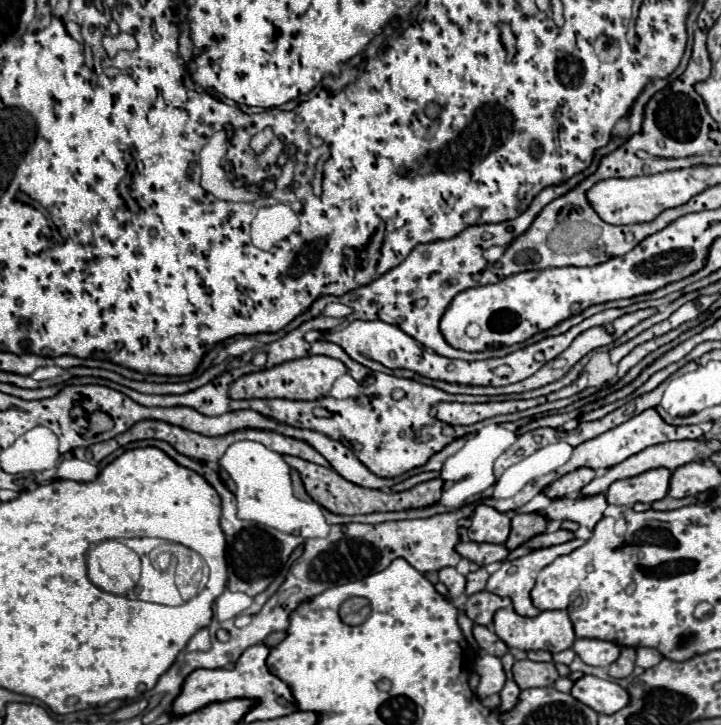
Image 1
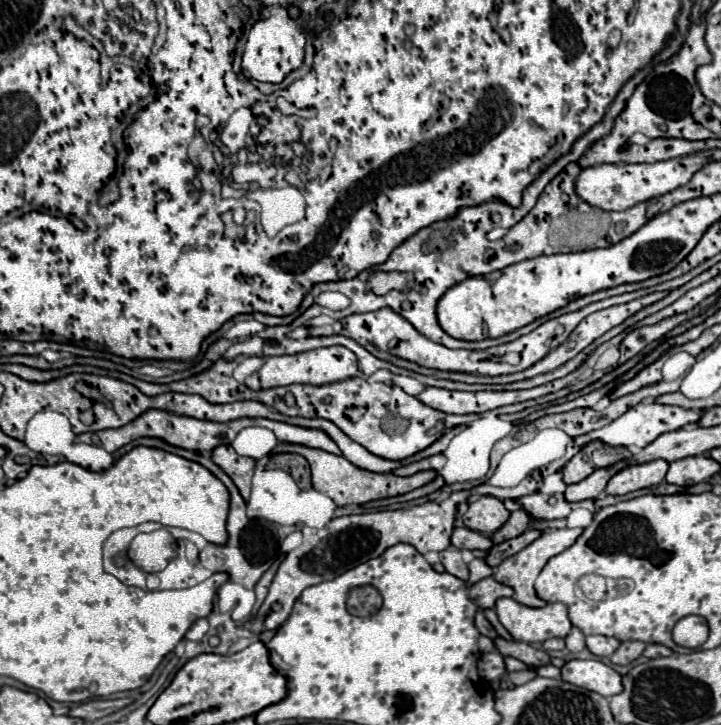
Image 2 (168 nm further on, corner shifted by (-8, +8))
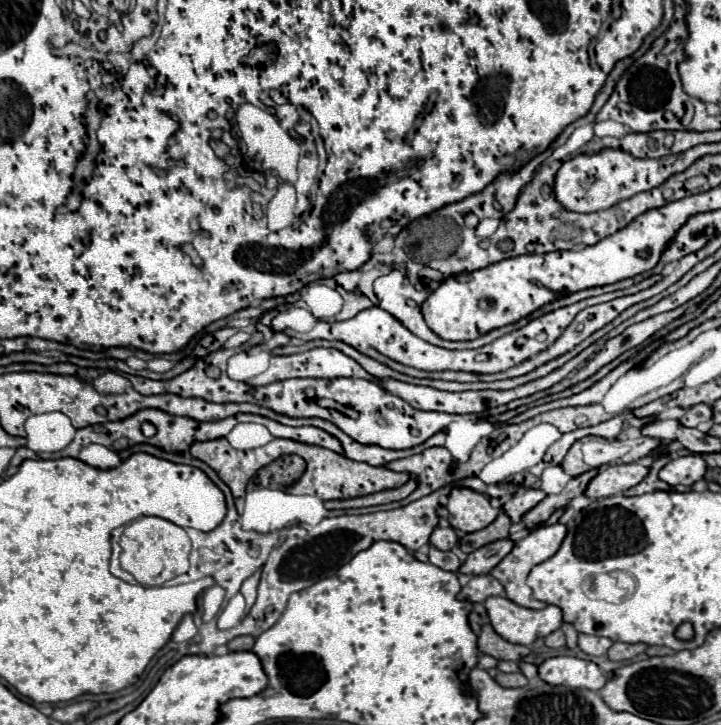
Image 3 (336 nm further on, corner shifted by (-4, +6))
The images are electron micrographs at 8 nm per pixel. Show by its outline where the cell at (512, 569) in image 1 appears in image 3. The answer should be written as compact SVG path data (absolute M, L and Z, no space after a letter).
M554 524L554 526L540 526L540 528L536 528L536 530L530 532L526 538L522 538L520 542L516 542L514 550L490 572L490 574L504 586L506 596L508 596L512 602L516 602L516 604L520 604L520 606L524 606L524 608L544 608L544 606L546 606L546 602L540 602L540 600L532 598L532 590L526 586L526 576L530 574L530 570L532 570L536 564L548 560L550 556L554 556L554 554L558 552L562 540L566 538L566 532L568 532L568 528L566 528L564 524Z

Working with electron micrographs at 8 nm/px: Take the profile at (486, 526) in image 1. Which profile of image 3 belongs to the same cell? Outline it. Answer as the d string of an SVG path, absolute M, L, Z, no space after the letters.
M454 488L450 492L450 500L446 508L450 510L448 516L450 526L462 534L470 534L486 528L488 524L492 524L492 520L496 520L500 512L490 504L488 496L466 488Z

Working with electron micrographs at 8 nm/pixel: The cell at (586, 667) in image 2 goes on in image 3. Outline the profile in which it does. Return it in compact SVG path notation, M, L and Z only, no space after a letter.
M556 656L544 660L538 666L538 676L554 686L562 684L586 690L602 690L606 686L606 678L598 664L572 656Z

